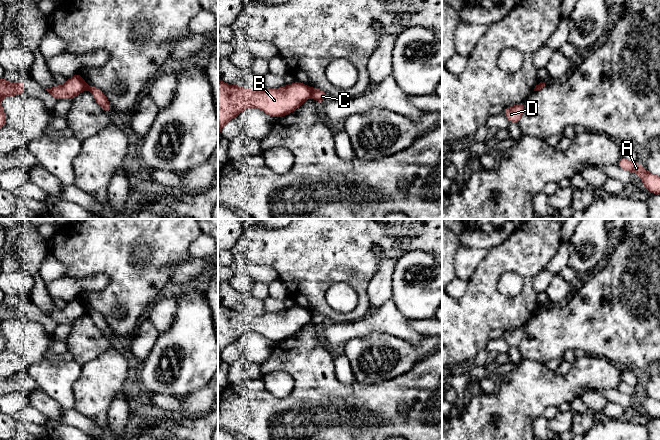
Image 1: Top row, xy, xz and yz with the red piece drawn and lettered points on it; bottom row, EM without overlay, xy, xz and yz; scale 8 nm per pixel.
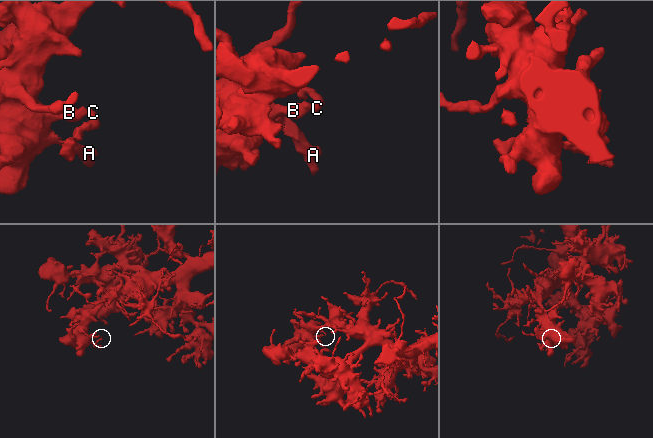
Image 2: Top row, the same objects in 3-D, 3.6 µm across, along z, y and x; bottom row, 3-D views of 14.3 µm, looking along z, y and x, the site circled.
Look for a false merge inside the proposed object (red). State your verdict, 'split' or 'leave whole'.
split

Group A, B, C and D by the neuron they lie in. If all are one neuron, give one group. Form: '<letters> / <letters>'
A B / C D

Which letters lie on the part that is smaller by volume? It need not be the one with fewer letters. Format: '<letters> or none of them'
C, D

